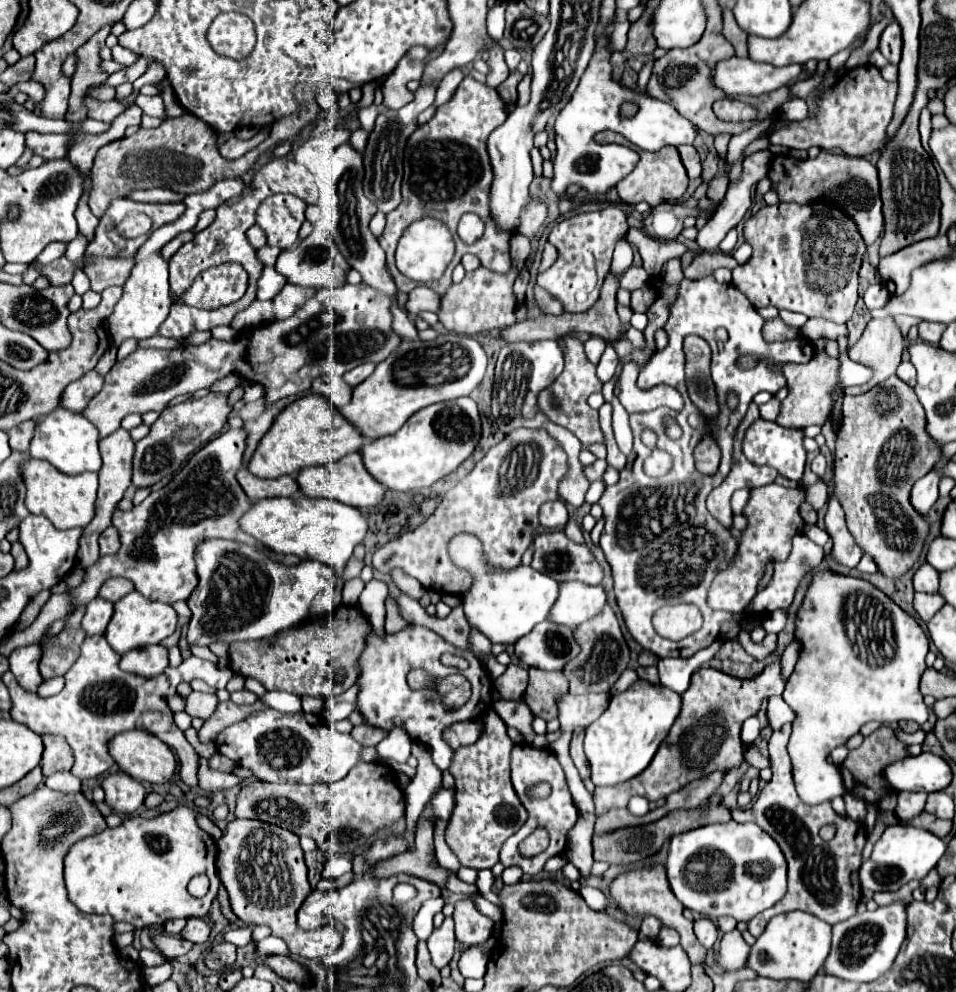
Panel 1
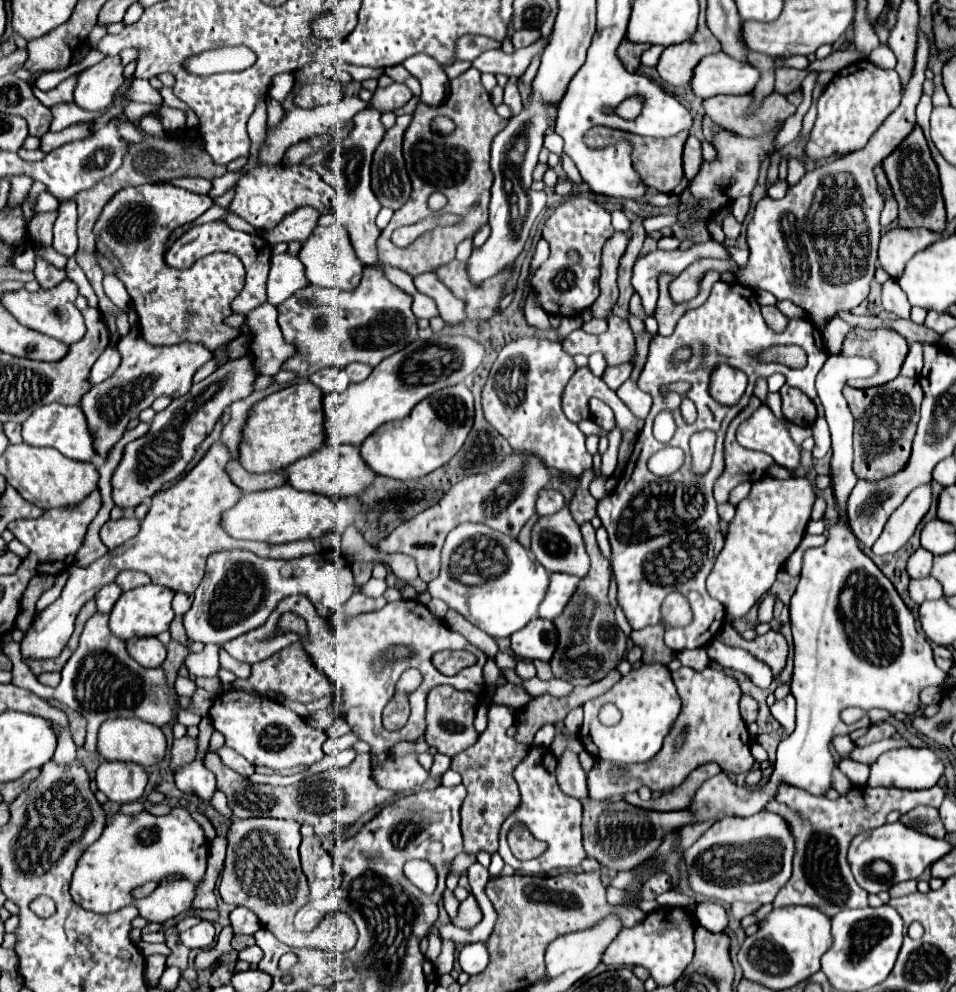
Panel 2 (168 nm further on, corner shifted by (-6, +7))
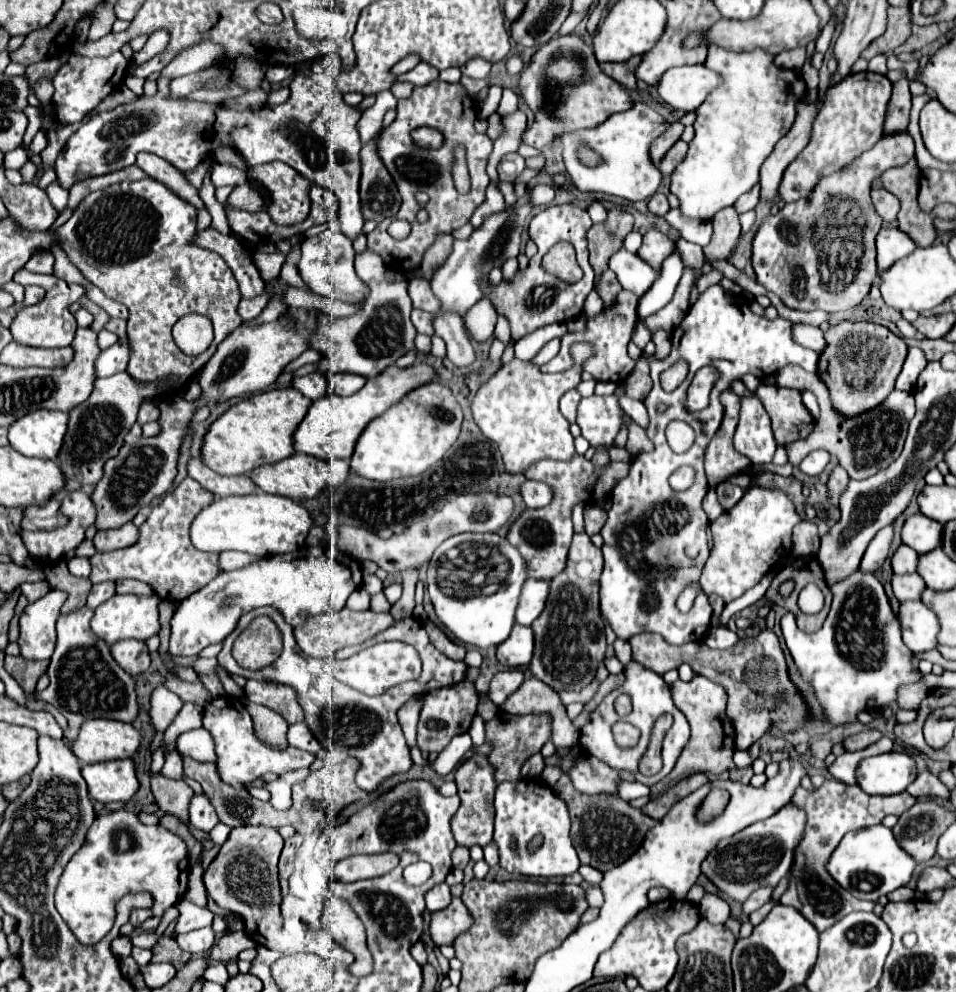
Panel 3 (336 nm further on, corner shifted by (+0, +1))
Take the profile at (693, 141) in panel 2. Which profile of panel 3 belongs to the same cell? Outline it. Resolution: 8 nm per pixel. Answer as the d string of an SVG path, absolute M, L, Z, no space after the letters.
M678 140L678 142L666 152L666 158L664 158L662 164L660 164L660 172L662 172L664 176L670 176L672 170L684 160L686 152L688 152L688 144L686 144L684 140Z

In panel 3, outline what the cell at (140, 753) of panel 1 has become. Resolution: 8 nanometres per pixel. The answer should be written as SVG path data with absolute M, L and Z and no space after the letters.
M94 718L82 724L78 738L72 742L72 754L78 756L82 764L94 764L94 762L106 762L106 760L132 758L138 746L140 746L140 732L132 724L118 722L118 720L106 720L106 718L100 718L100 720Z

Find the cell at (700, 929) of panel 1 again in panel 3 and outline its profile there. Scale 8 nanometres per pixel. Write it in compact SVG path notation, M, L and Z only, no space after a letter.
M704 894L704 898L700 900L700 914L708 922L724 924L728 920L728 916L730 916L730 906L718 894Z

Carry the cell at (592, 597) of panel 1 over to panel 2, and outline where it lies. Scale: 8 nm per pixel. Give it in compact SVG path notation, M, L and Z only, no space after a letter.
M552 574L550 576L550 588L548 588L544 602L540 604L538 616L548 618L548 620L554 620L556 616L560 616L560 610L564 610L568 606L568 600L572 600L572 596L576 594L578 584L580 584L578 576Z

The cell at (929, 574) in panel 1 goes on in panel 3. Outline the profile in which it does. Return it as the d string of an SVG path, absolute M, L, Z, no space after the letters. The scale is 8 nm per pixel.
M902 544L892 556L894 574L912 574L912 572L916 572L916 566L918 566L916 550L912 550L910 546Z

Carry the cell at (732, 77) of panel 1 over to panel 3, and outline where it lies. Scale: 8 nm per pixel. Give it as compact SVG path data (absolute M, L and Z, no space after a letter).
M702 64L698 66L678 66L666 70L658 80L658 94L660 98L680 112L696 110L710 90L720 84L720 76Z

